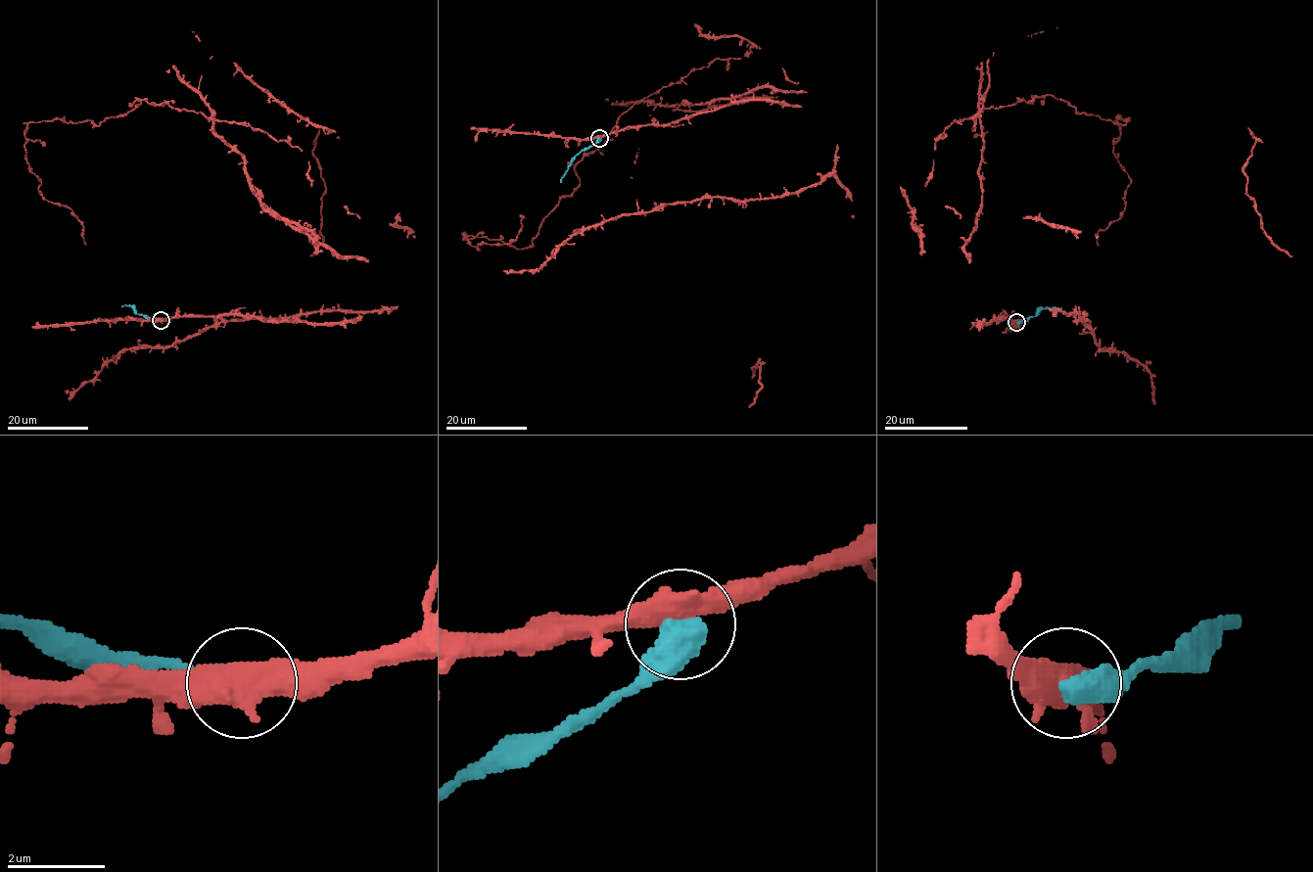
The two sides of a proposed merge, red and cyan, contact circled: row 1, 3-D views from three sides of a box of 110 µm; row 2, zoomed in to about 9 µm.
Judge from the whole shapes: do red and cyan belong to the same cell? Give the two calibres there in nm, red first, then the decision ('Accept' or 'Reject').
Thickness 550 nm (red) against 650 nm. Reject

